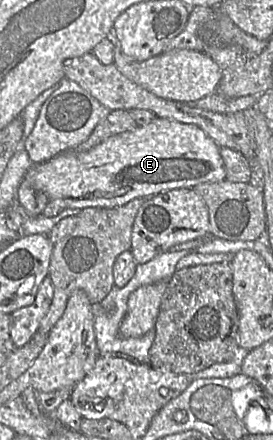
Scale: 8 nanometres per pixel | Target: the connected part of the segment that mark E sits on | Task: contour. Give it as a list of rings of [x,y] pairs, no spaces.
[[[155,117],[147,125],[109,137],[88,151],[69,150],[47,162],[32,164],[23,180],[46,194],[50,201],[56,201],[63,209],[114,208],[136,198],[153,197],[172,189],[192,189],[199,184],[226,180],[226,169],[220,147],[201,128]]]

